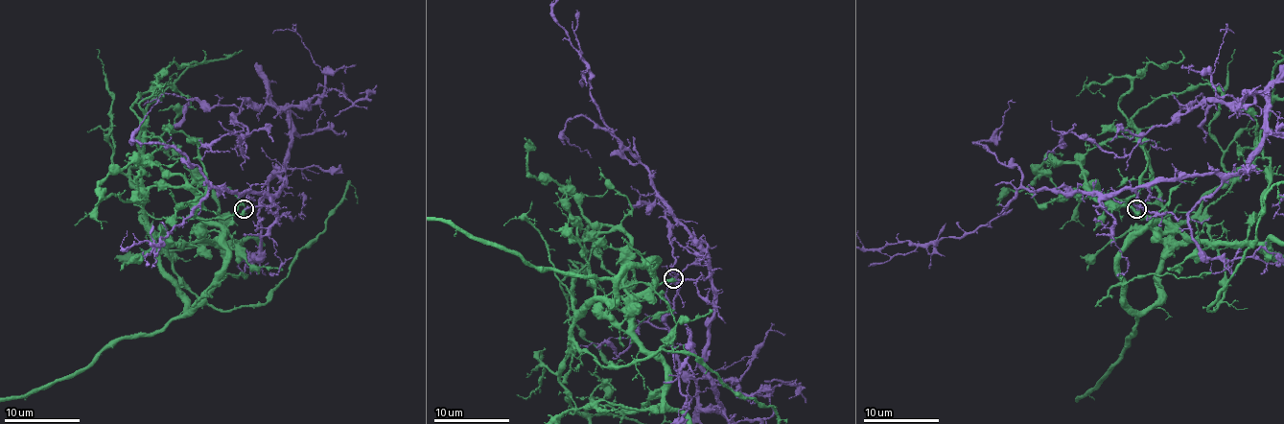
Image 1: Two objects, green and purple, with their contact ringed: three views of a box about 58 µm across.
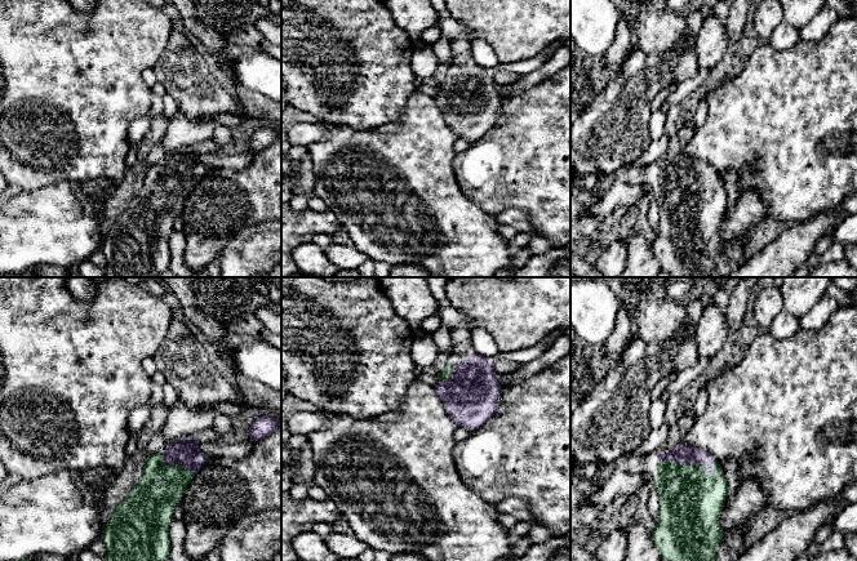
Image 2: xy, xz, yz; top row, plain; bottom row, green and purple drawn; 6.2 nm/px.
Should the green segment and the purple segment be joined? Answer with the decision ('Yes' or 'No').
No

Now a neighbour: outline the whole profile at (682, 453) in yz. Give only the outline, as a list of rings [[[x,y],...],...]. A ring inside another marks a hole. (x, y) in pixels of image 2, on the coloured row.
[[[684,440],[675,445],[669,453],[658,451],[657,460],[675,460],[678,464],[706,464],[707,468],[703,471],[706,475],[712,473],[714,457],[706,450],[693,448]]]

